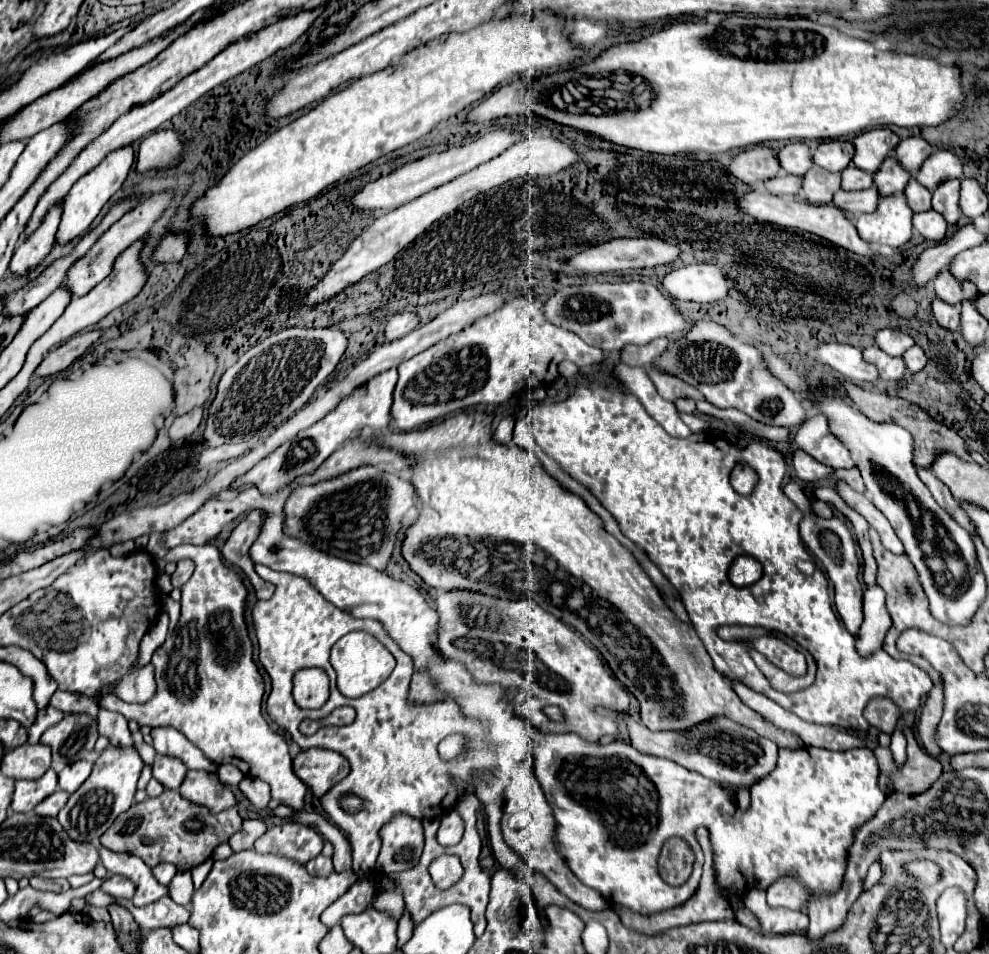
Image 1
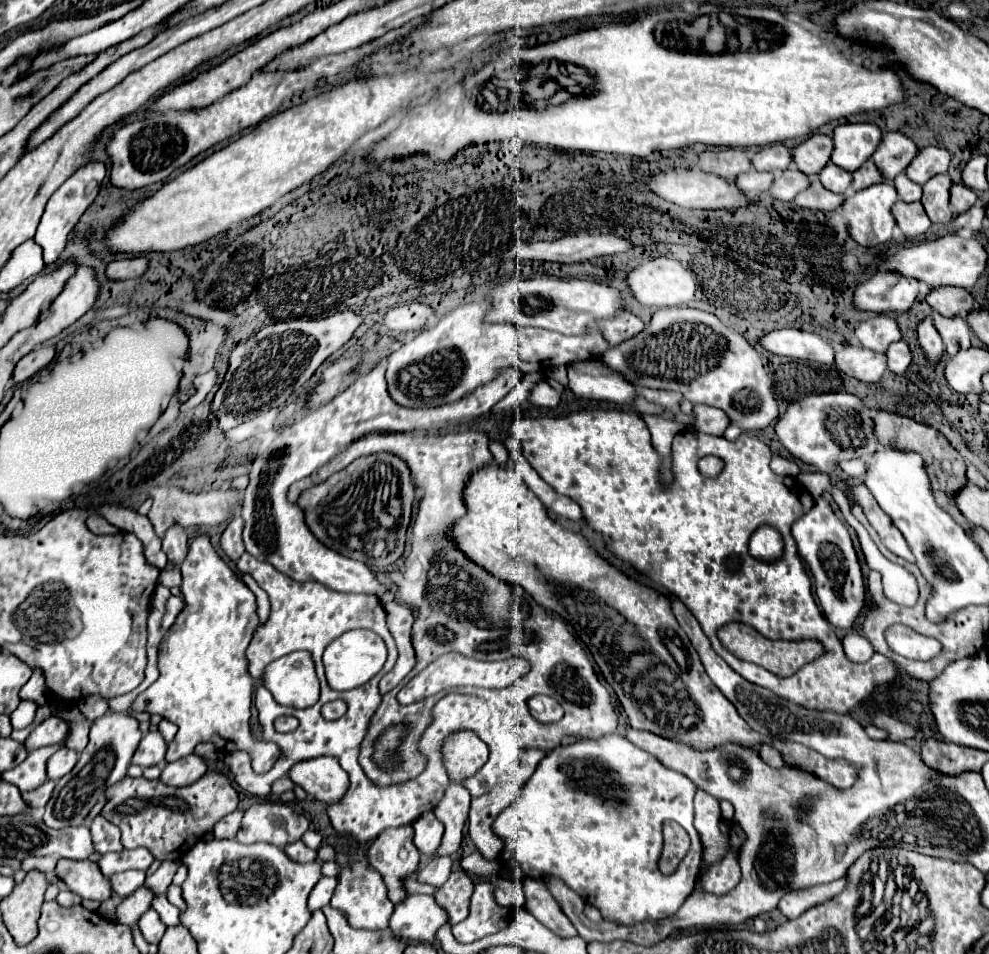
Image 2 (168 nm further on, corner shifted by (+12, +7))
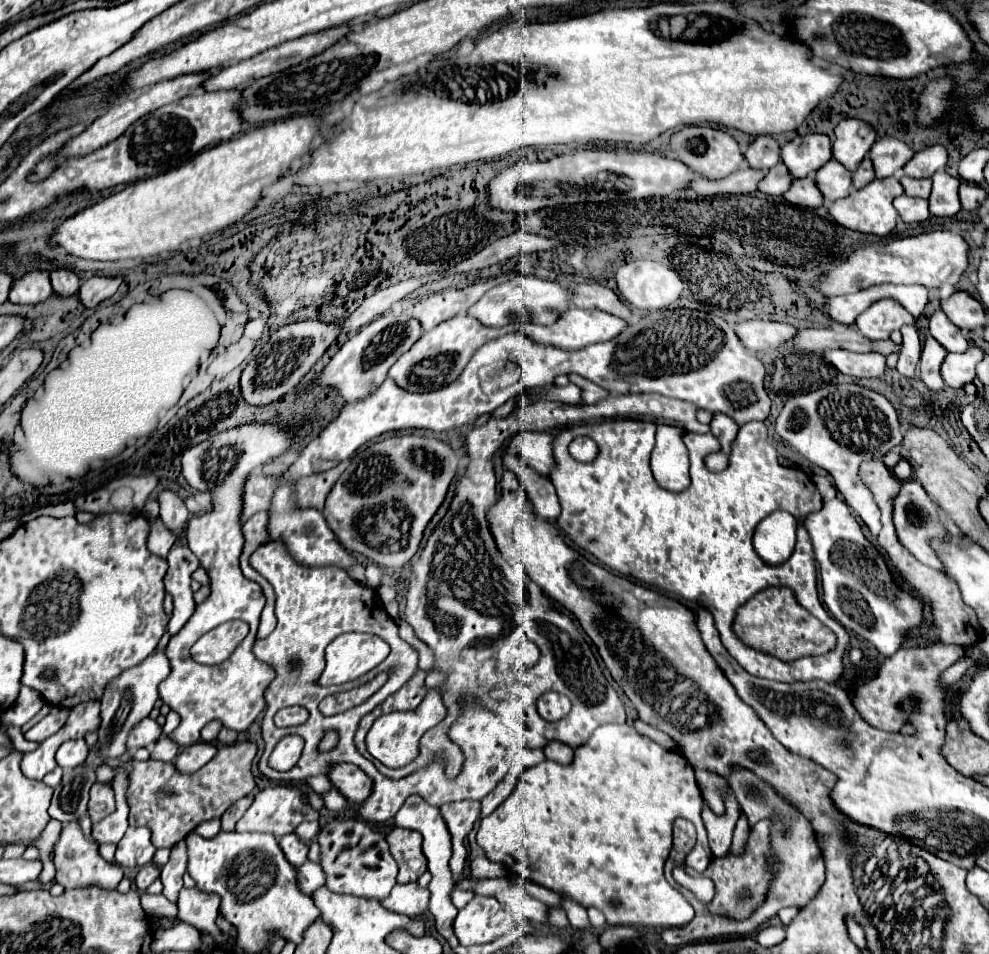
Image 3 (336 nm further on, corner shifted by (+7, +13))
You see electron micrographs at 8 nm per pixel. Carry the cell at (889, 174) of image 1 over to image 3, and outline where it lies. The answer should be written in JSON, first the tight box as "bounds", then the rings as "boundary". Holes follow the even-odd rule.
{"bounds":[853,157,875,189],"boundary":[[[865,157],[865,159],[859,163],[859,167],[853,171],[853,187],[855,187],[855,189],[861,189],[861,187],[869,185],[873,179],[875,179],[873,165],[871,165],[869,157]]]}

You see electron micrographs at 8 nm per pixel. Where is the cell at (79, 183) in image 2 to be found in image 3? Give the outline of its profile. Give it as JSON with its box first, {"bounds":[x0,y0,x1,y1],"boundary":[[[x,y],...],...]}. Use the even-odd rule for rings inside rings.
{"bounds":[51,269,79,297],"boundary":[[[57,269],[55,273],[51,273],[51,285],[53,285],[53,291],[59,295],[59,297],[71,297],[79,291],[79,279],[77,275],[73,275],[71,271],[67,269]]]}

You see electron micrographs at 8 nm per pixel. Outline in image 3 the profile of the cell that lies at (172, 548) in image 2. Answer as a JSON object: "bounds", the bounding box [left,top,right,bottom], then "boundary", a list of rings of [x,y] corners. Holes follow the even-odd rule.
{"bounds":[159,491,189,533],"boundary":[[[161,491],[159,497],[159,507],[161,507],[161,521],[173,531],[173,533],[181,533],[185,523],[187,523],[187,517],[189,517],[189,511],[183,503],[183,499],[173,493],[173,491]]]}

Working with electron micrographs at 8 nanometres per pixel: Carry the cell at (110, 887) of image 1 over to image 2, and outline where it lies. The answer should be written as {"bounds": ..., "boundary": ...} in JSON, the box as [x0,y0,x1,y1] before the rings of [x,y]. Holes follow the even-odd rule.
{"bounds":[110,871,146,895],"boundary":[[[122,871],[110,877],[110,885],[118,895],[130,895],[144,885],[144,879],[146,879],[144,871]]]}

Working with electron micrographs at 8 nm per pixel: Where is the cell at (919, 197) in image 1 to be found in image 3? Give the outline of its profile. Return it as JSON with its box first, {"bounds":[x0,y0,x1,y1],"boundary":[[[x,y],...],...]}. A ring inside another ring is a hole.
{"bounds":[901,177,931,199],"boundary":[[[901,177],[901,185],[905,189],[905,195],[909,197],[921,197],[929,199],[931,193],[931,179],[913,179],[913,177]]]}

